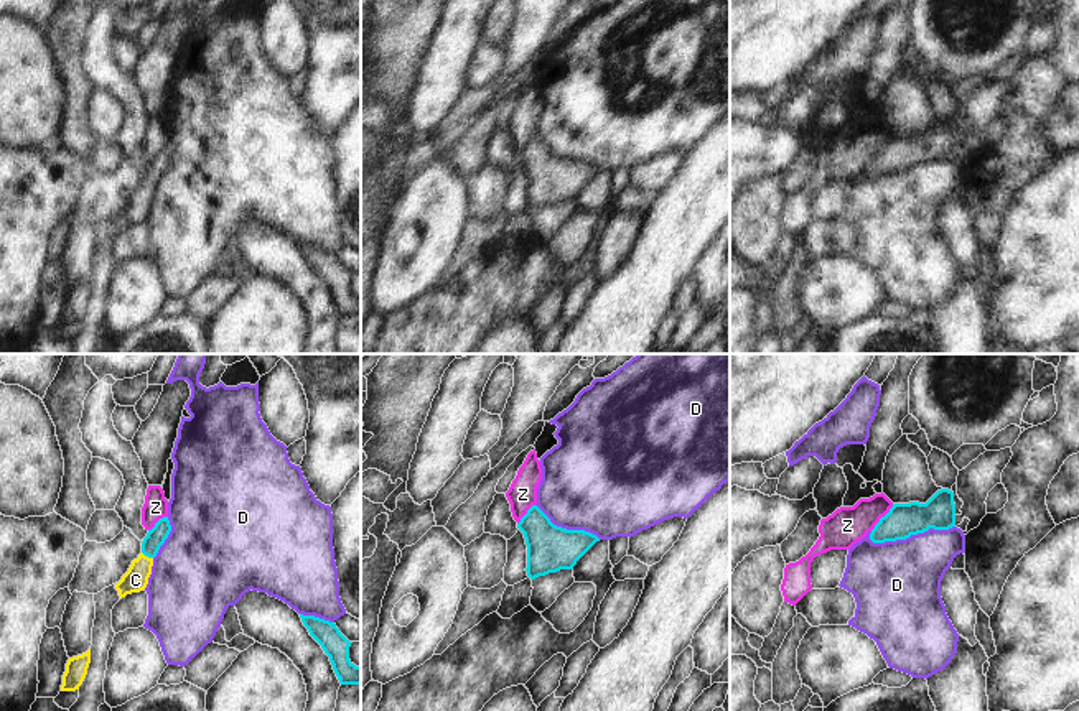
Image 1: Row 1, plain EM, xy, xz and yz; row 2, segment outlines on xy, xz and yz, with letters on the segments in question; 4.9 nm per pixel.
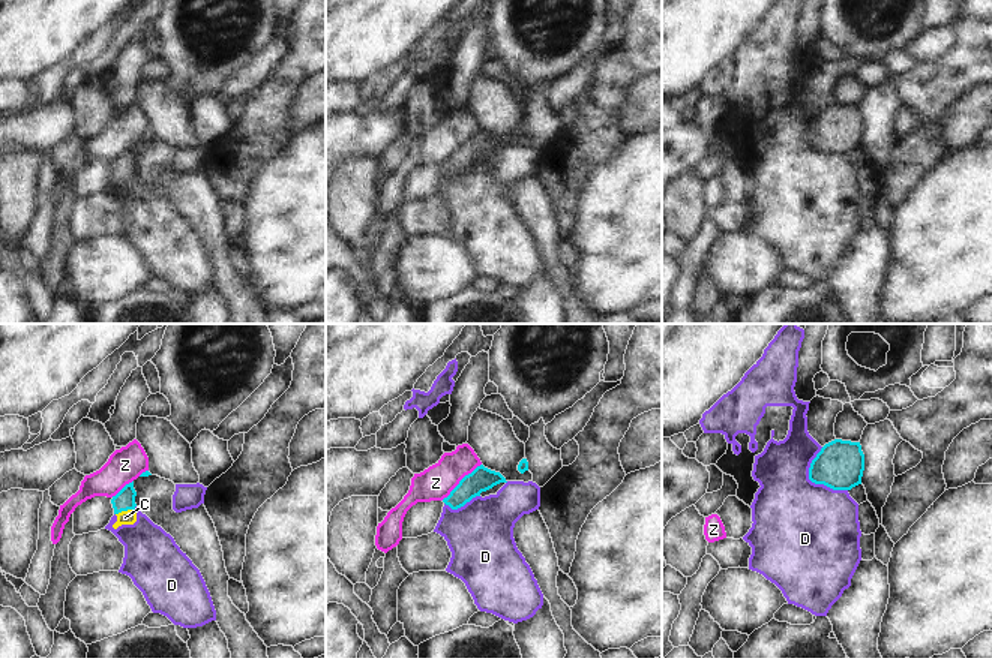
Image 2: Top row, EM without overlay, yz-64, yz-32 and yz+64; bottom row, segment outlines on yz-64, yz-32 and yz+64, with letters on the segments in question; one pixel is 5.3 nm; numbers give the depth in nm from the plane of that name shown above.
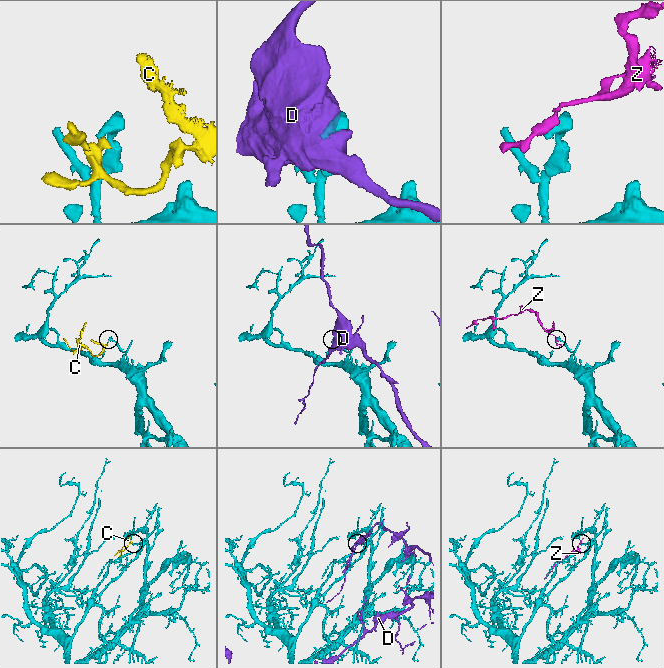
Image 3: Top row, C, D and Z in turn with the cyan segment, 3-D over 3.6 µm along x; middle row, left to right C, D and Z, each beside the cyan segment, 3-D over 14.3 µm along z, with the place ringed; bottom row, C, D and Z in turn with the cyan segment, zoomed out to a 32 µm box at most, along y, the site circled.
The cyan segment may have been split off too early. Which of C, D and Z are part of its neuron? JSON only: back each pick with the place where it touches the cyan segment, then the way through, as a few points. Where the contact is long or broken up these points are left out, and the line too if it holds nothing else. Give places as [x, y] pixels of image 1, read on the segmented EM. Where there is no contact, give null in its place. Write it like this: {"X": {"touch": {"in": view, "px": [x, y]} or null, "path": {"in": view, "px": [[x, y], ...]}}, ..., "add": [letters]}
{"C": {"touch": {"in": "xy", "px": [147, 555]}, "path": {"in": "xy", "px": [[155, 537], [147, 555], [135, 580]]}}, "add": ["C"]}

